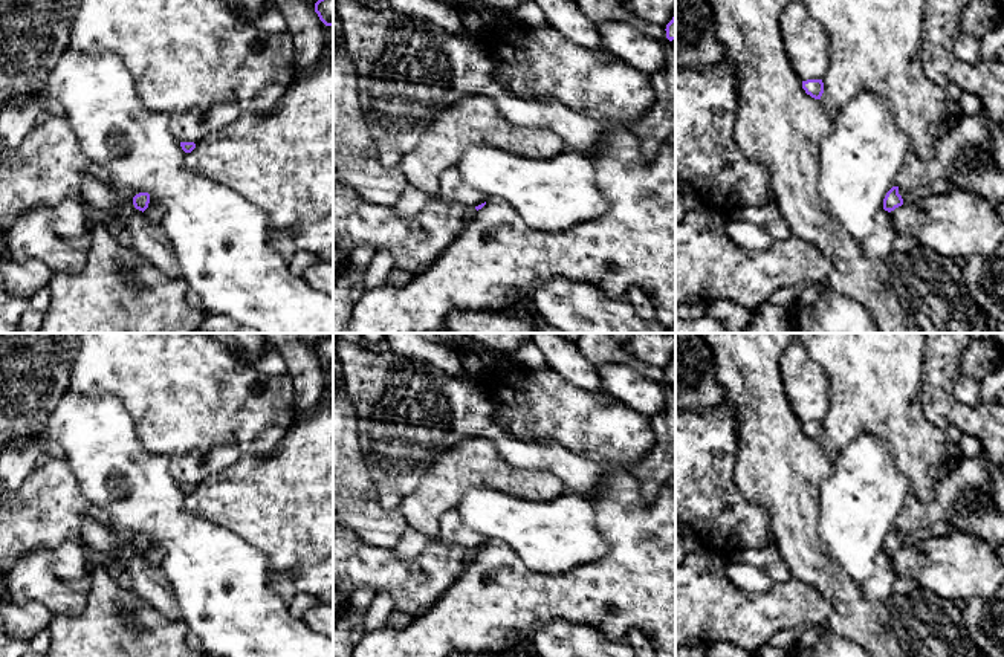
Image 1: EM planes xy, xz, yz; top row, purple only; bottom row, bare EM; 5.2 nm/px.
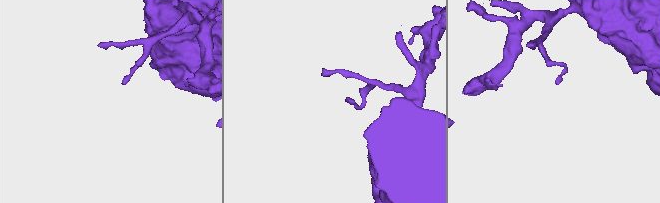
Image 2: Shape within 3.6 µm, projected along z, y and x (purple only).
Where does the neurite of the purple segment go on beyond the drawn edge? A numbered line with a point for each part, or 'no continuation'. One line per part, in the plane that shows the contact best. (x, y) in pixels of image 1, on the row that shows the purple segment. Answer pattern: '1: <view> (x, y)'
no continuation

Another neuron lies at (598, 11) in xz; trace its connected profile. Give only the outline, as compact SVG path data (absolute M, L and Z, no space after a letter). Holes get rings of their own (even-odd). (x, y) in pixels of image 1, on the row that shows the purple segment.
M575 0L579 11L594 21L625 21L654 40L665 40L665 26L645 21L623 8L619 0Z

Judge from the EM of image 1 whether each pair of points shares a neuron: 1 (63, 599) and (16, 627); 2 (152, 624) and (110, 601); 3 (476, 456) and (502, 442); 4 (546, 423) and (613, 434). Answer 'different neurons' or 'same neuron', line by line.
1: different neurons
2: same neuron
3: different neurons
4: same neuron

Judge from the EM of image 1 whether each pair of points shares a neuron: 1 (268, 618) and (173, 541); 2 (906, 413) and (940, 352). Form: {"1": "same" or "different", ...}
{"1": "same", "2": "different"}

